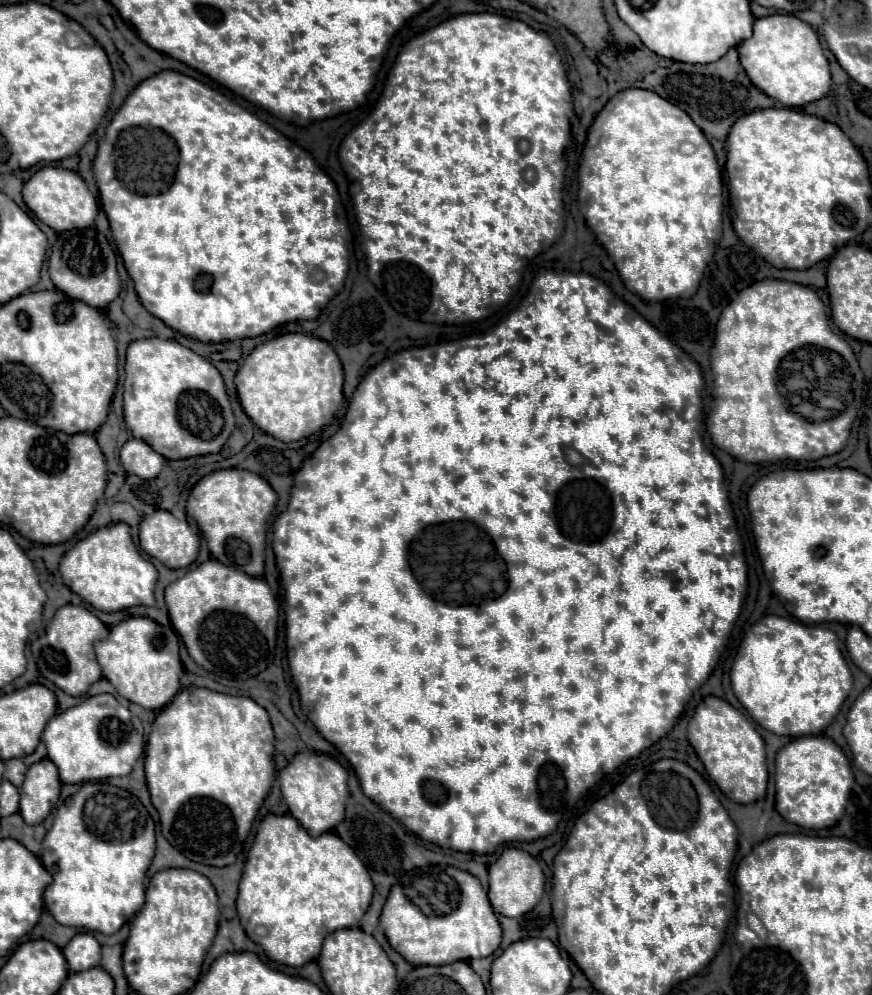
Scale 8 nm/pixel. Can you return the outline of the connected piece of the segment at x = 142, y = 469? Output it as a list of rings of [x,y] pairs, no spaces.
[[[129,438],[123,448],[121,448],[121,464],[125,466],[127,474],[135,474],[139,478],[155,478],[163,464],[165,464],[165,458],[157,452],[153,452],[153,448],[149,448],[149,444],[141,442],[141,440],[135,440],[135,438]]]

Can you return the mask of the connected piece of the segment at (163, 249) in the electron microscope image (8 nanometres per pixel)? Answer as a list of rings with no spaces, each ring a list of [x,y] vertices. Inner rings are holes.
[[[165,70],[161,74],[143,80],[131,92],[131,96],[127,96],[127,100],[123,102],[123,106],[107,126],[105,142],[111,146],[111,156],[109,158],[95,156],[93,162],[93,174],[99,186],[99,196],[103,190],[101,206],[109,218],[113,238],[117,242],[117,250],[135,284],[135,292],[141,304],[147,308],[149,314],[163,320],[169,328],[185,336],[191,336],[193,340],[211,342],[211,344],[239,340],[235,336],[243,336],[243,338],[261,336],[273,330],[275,326],[287,322],[315,320],[319,312],[343,289],[349,262],[353,256],[353,253],[347,252],[347,248],[353,249],[353,246],[348,246],[341,235],[341,224],[337,215],[339,195],[333,180],[315,164],[315,160],[303,148],[293,144],[281,132],[273,130],[269,124],[257,120],[243,106],[223,98],[217,90],[211,90],[209,86],[201,84],[191,76],[179,74],[175,70]],[[317,270],[323,272],[323,280],[313,280],[313,274]]]

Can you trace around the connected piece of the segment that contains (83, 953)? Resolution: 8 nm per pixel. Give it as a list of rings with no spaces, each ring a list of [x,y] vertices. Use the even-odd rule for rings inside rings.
[[[81,932],[71,938],[71,942],[63,948],[63,956],[69,962],[71,972],[81,972],[85,968],[99,966],[101,960],[101,946],[93,938],[93,934]]]

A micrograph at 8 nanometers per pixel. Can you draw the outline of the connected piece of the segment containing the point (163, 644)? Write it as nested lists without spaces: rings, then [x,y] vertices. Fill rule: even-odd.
[[[143,616],[127,618],[109,630],[107,640],[95,644],[95,654],[103,668],[103,676],[117,692],[143,708],[161,710],[179,692],[183,666],[179,660],[179,638],[171,626],[161,626]]]

